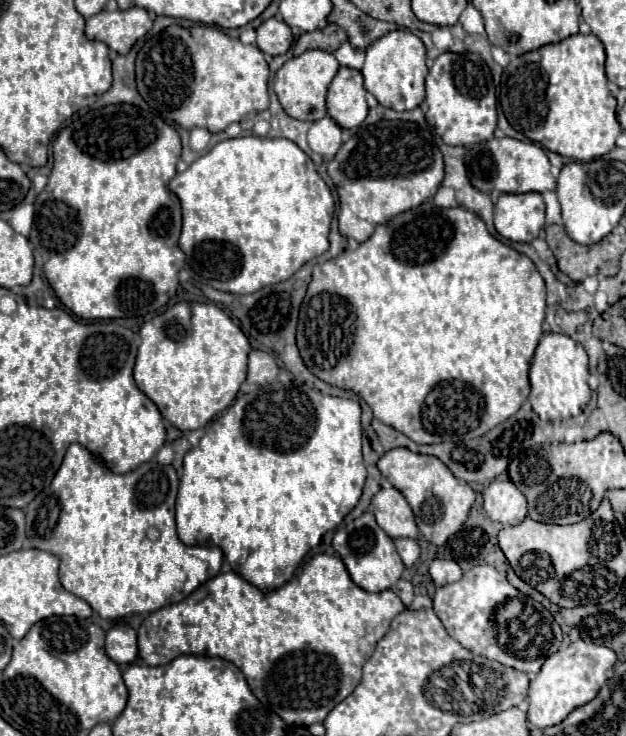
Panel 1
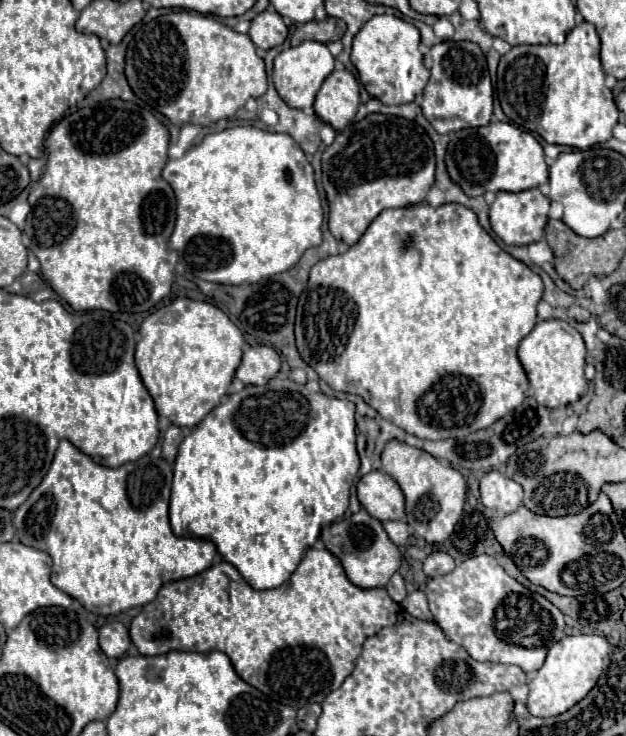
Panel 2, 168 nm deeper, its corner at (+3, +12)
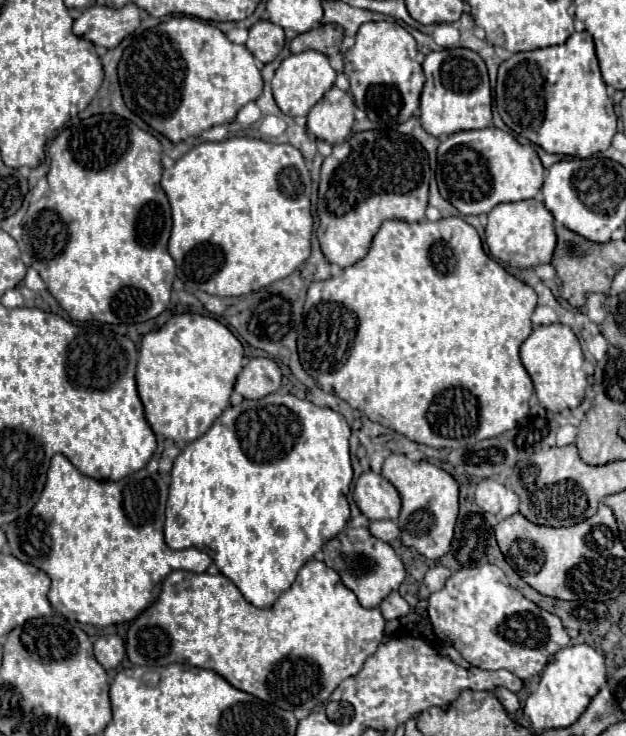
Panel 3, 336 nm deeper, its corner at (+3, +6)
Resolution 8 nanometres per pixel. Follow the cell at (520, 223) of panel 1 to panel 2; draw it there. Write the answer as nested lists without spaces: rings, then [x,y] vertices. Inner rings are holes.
[[[539,188],[521,190],[521,192],[499,192],[495,202],[491,204],[489,220],[491,220],[493,232],[505,244],[527,246],[527,244],[543,238],[543,230],[545,230],[545,222],[547,222],[547,210],[549,210],[549,198],[543,196]]]

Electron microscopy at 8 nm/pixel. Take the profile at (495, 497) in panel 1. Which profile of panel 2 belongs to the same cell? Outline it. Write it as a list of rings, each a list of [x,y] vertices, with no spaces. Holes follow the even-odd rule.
[[[491,470],[481,478],[479,484],[481,502],[491,508],[499,510],[503,514],[515,512],[523,504],[523,488],[515,480],[507,478],[505,474]]]

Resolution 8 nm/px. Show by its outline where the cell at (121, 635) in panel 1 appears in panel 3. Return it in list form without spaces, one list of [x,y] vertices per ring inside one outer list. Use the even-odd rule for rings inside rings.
[[[101,636],[97,638],[97,642],[93,644],[95,650],[95,658],[97,662],[105,668],[117,668],[119,662],[125,658],[125,644],[119,636]]]

